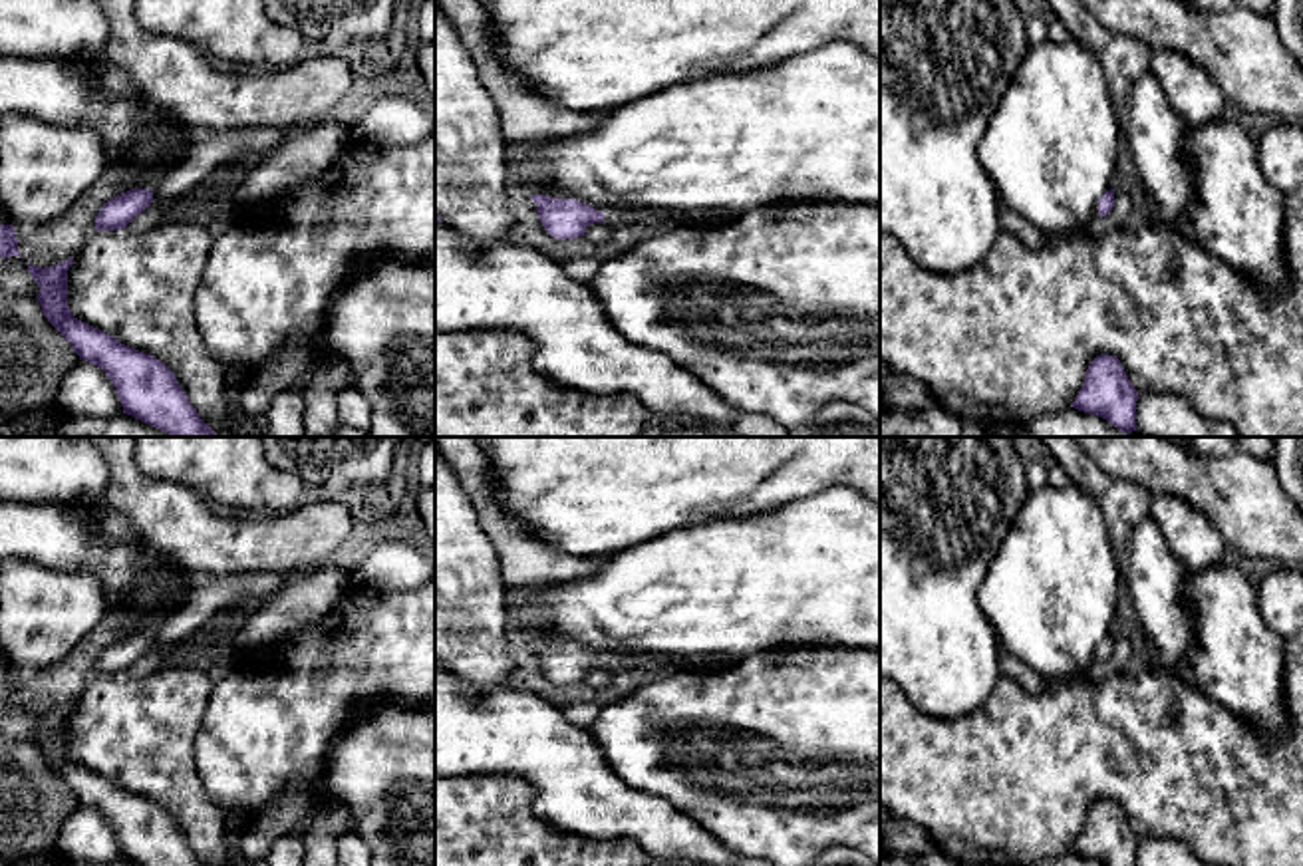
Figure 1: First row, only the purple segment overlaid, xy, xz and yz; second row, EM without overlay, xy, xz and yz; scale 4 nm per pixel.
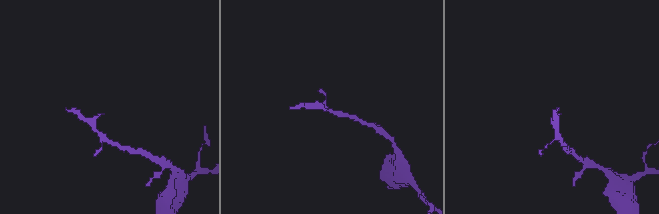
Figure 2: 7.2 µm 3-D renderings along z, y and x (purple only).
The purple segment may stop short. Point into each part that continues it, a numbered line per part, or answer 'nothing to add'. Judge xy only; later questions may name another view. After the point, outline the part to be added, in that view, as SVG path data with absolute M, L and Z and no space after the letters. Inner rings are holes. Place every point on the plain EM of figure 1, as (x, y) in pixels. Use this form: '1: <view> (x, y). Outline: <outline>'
nothing to add

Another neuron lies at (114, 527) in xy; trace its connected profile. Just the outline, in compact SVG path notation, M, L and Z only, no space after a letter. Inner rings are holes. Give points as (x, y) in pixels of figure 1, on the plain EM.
M111 503L103 506L97 530L105 542L137 544L141 540L137 526L123 512L115 510Z

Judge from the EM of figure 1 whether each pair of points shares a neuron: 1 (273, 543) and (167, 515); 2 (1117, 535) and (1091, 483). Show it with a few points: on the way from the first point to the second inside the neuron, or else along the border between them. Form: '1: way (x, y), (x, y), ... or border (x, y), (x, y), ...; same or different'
1: way (247, 543), (221, 543), (193, 533); same
2: way (1117, 523), (1117, 509), (1103, 495); same

